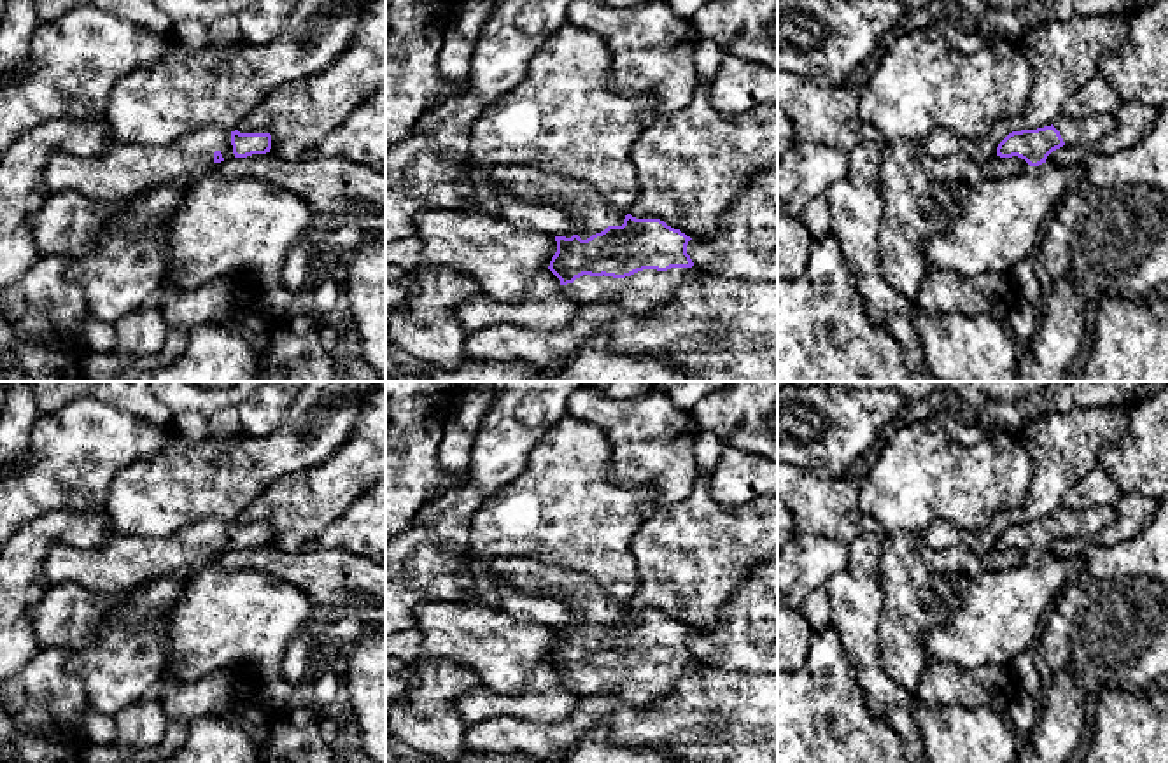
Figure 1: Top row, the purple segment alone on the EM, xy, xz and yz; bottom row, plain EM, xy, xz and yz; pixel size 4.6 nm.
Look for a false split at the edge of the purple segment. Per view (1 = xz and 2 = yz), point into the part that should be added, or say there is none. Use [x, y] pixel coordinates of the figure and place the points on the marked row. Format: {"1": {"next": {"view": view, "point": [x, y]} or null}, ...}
{"1": {"next": {"view": "xz", "point": [592, 216]}}, "2": {"next": {"view": "yz", "point": [1088, 130]}}}

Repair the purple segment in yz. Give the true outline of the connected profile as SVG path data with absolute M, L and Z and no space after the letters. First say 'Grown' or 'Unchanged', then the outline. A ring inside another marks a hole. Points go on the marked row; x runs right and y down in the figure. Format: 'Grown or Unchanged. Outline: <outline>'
Grown. Outline: M1098 112L1082 119L1058 117L1051 126L1009 133L997 147L997 156L1025 159L1030 166L1046 163L1047 156L1072 144L1093 147L1116 128L1116 116Z

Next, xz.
Grown. Outline: M469 163L468 173L476 208L482 214L499 217L497 196L508 192L520 200L559 205L573 215L573 226L567 234L555 236L557 252L548 270L560 280L562 290L576 304L615 299L624 312L645 315L653 308L671 303L681 285L708 276L687 254L690 236L660 219L636 219L610 206L585 182L529 166L482 170Z

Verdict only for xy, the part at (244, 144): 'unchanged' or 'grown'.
grown

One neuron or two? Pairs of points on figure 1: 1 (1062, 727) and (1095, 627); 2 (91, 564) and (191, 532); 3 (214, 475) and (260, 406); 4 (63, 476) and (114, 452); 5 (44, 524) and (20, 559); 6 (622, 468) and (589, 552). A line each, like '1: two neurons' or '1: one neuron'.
1: one neuron
2: one neuron
3: two neurons
4: one neuron
5: one neuron
6: two neurons

